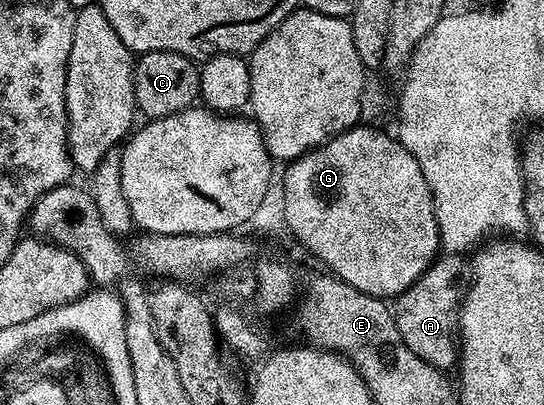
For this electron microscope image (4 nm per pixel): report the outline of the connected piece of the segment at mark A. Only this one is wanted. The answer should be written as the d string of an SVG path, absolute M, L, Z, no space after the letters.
M441 253L428 271L410 288L403 290L394 302L398 332L406 348L435 370L451 371L451 366L453 369L458 362L458 303L465 278L465 259L458 254Z

